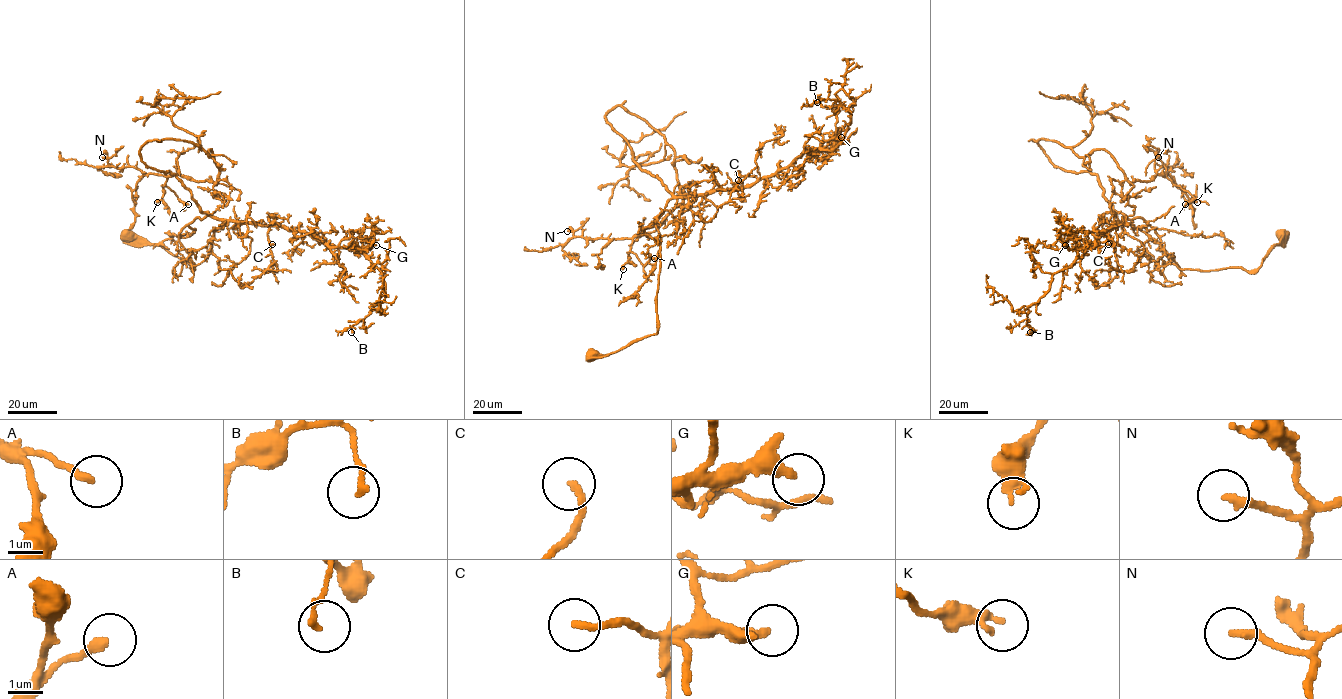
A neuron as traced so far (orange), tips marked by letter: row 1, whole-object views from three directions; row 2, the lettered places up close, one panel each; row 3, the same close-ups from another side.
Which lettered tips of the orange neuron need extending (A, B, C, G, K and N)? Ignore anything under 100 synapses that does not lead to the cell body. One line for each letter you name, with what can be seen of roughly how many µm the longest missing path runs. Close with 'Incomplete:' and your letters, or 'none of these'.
Incomplete: none of these

